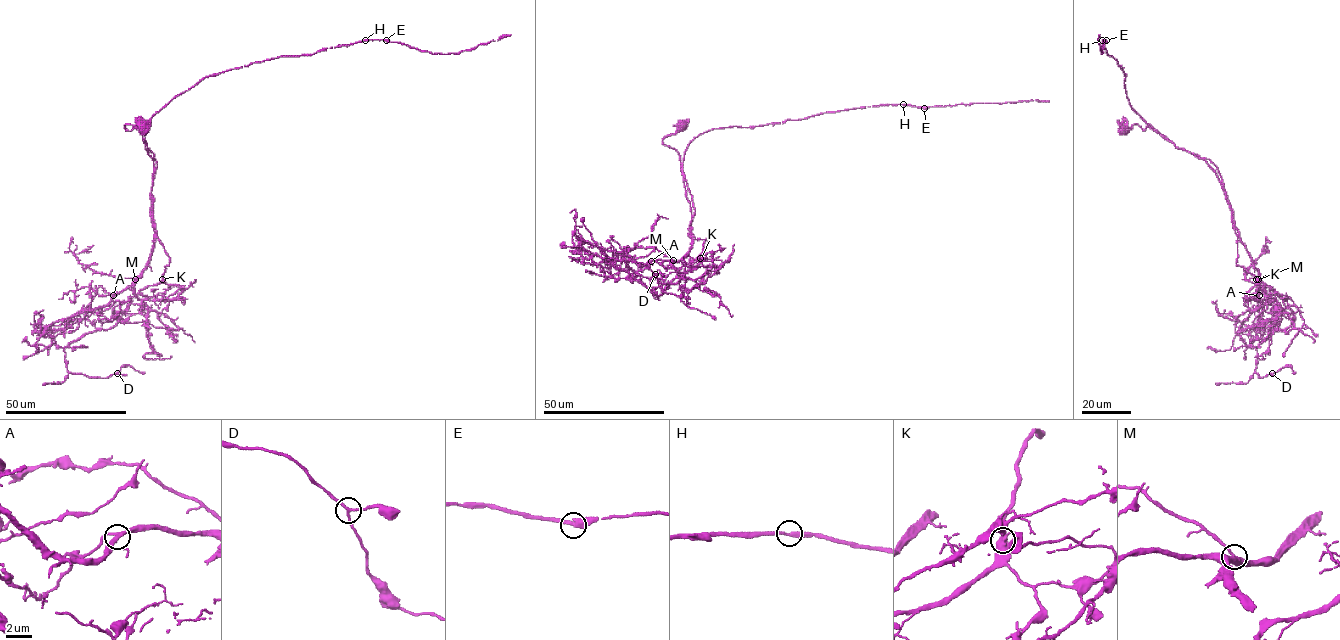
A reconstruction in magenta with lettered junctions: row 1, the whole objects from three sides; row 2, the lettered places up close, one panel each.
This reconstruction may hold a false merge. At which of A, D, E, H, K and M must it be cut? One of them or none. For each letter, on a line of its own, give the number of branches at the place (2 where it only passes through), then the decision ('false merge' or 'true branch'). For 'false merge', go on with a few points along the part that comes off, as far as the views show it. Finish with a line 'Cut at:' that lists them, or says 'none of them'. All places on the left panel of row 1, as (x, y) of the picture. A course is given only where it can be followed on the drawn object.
A: 3 | true branch
D: 3 | true branch
E: 2 | true branch
H: 2 | true branch
K: 3 | true branch
M: 3 | true branch
Cut at: none of them

